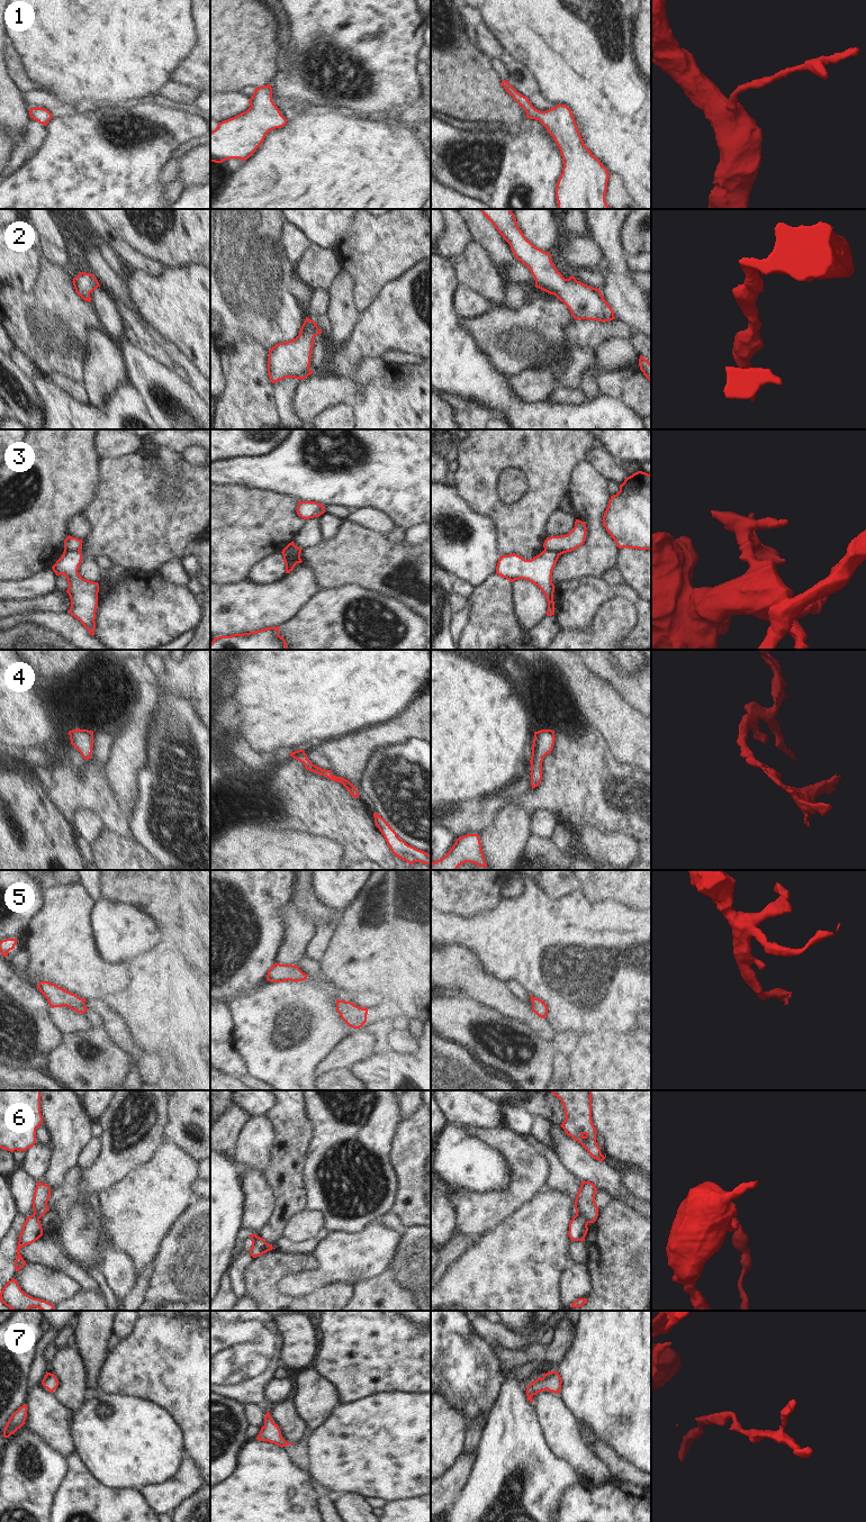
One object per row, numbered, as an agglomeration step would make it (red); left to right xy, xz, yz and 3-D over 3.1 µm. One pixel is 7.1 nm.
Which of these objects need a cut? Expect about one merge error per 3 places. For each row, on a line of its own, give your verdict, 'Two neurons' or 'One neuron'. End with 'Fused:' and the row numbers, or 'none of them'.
1: One neuron
2: One neuron
3: Two neurons
4: One neuron
5: One neuron
6: Two neurons
7: One neuron
Fused: 3, 6

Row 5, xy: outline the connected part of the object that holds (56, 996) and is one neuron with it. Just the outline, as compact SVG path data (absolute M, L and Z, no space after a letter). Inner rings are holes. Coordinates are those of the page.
M40 981L37 987L52 1008L66 1006L81 1014L84 1014L88 1011L84 998L80 998L78 995L72 994L55 984Z

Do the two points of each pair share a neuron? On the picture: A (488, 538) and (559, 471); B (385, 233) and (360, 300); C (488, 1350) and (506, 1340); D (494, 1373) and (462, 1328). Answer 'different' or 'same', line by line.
A: different
B: same
C: different
D: same

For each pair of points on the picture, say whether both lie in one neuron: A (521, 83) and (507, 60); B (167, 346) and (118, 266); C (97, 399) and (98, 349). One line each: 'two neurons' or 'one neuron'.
A: one neuron
B: two neurons
C: one neuron

